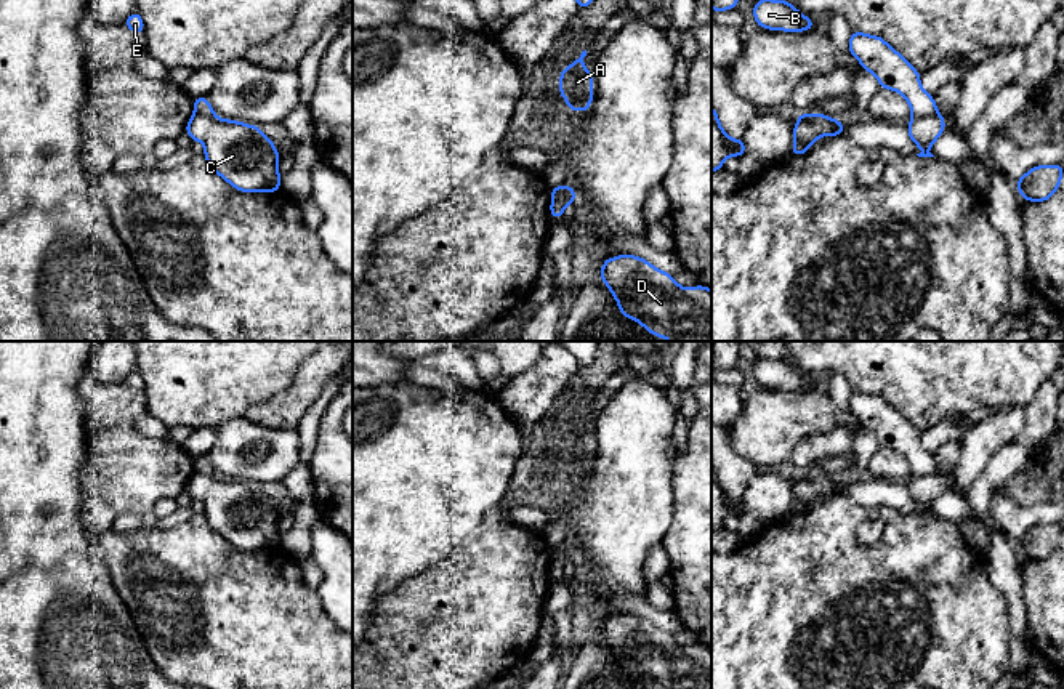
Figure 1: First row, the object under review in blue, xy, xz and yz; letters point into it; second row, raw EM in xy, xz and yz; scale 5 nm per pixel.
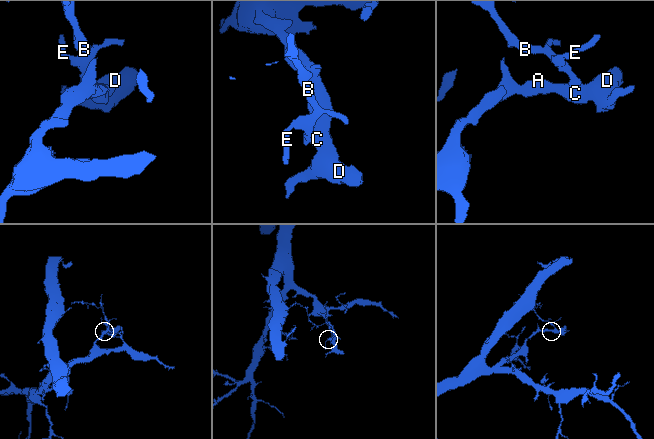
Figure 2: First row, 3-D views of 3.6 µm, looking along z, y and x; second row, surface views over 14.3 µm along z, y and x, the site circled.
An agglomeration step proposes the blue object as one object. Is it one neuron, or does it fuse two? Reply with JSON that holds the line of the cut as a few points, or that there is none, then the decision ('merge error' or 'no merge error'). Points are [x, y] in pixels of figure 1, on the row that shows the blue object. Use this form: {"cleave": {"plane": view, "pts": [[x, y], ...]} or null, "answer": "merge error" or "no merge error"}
{"cleave": {"plane": "yz", "pts": [[936, 112], [926, 117], [914, 117]]}, "answer": "merge error"}

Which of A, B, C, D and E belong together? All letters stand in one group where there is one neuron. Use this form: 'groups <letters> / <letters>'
groups A C D / B E

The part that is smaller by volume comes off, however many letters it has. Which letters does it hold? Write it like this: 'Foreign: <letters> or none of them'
Foreign: B, E

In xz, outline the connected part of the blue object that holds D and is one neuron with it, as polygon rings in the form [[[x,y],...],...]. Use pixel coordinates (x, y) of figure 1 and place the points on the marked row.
[[[628,253],[607,258],[599,272],[617,300],[620,314],[638,320],[649,333],[670,341],[711,341],[711,290],[707,287],[679,287],[673,276]]]

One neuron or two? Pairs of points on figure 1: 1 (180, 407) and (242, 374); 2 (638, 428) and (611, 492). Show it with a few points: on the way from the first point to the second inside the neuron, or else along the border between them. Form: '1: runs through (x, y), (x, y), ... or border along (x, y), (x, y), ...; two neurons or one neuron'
1: runs through (196, 391), (215, 374), (226, 374); one neuron
2: runs through (633, 444), (632, 468), (627, 476); one neuron

